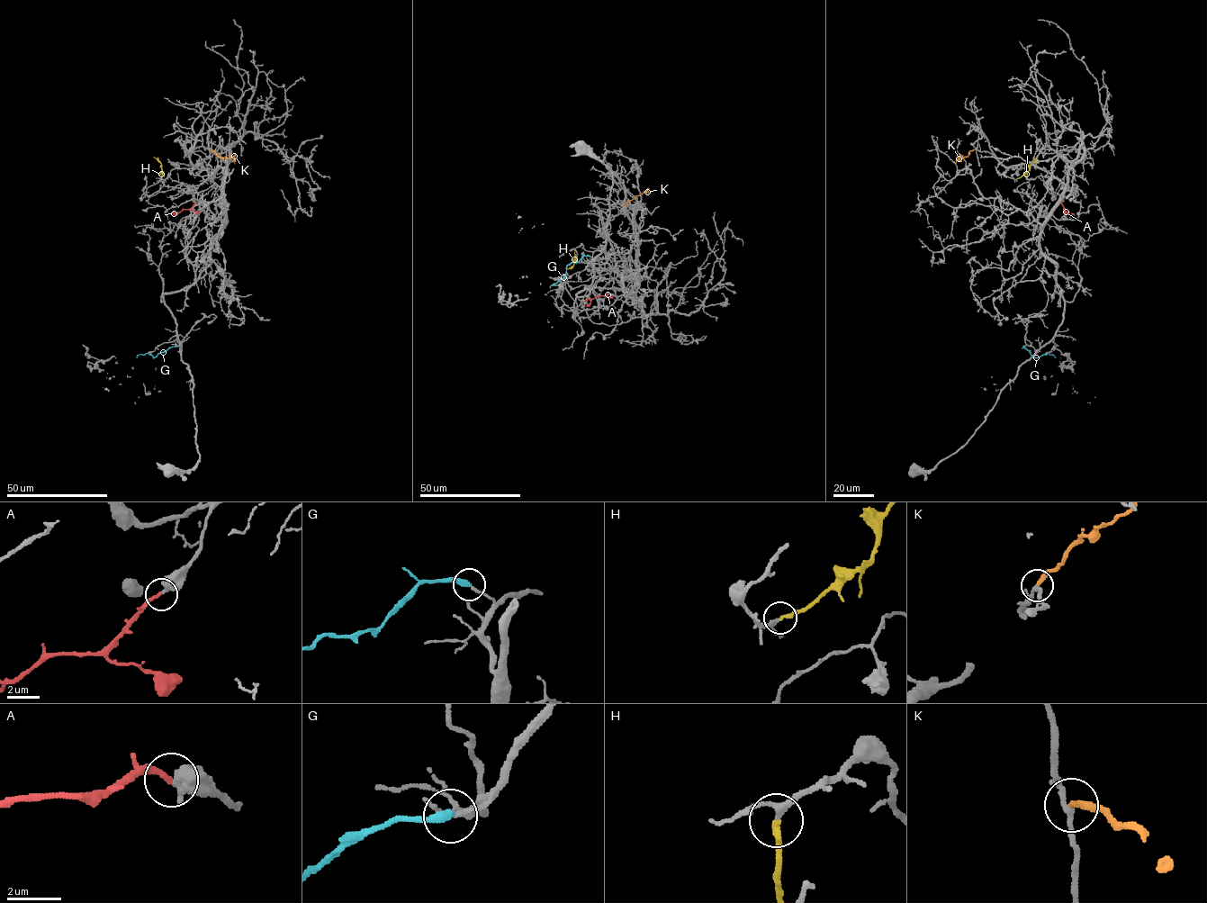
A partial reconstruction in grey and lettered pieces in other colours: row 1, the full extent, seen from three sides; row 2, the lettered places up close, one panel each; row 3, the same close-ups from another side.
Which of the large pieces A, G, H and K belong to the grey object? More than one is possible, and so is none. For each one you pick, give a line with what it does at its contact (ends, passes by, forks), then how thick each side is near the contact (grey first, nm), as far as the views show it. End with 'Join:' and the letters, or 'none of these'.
A: it ends; calibres 400 and 200 nm
H: it ends; calibres 190 and 220 nm
Join: A, H

